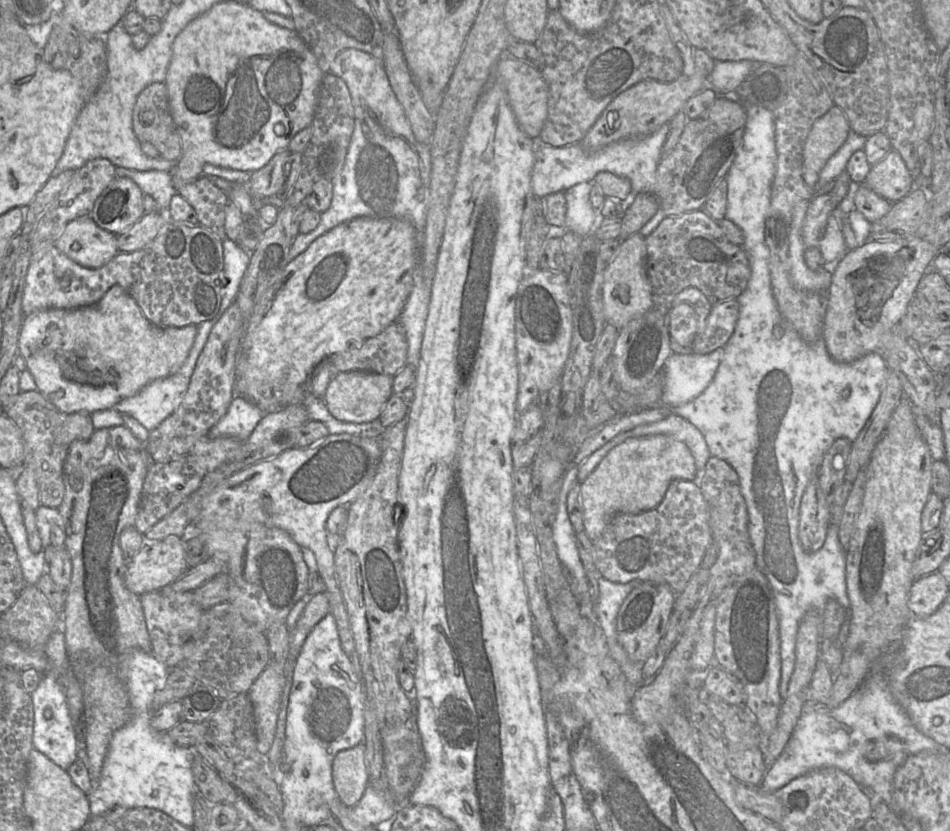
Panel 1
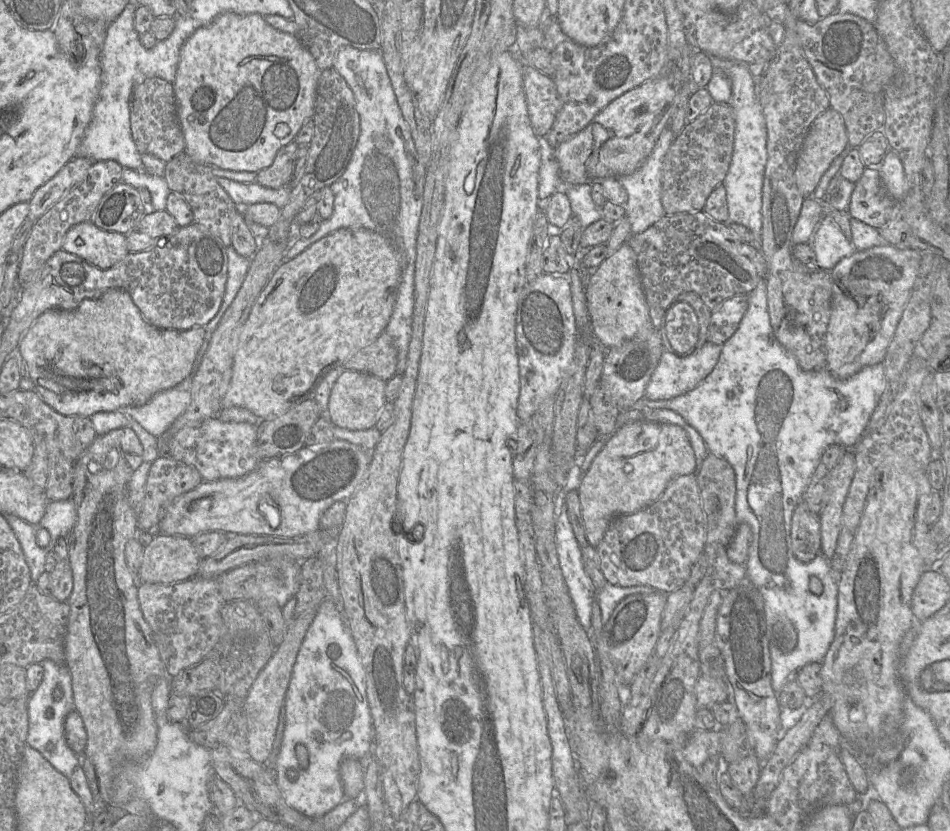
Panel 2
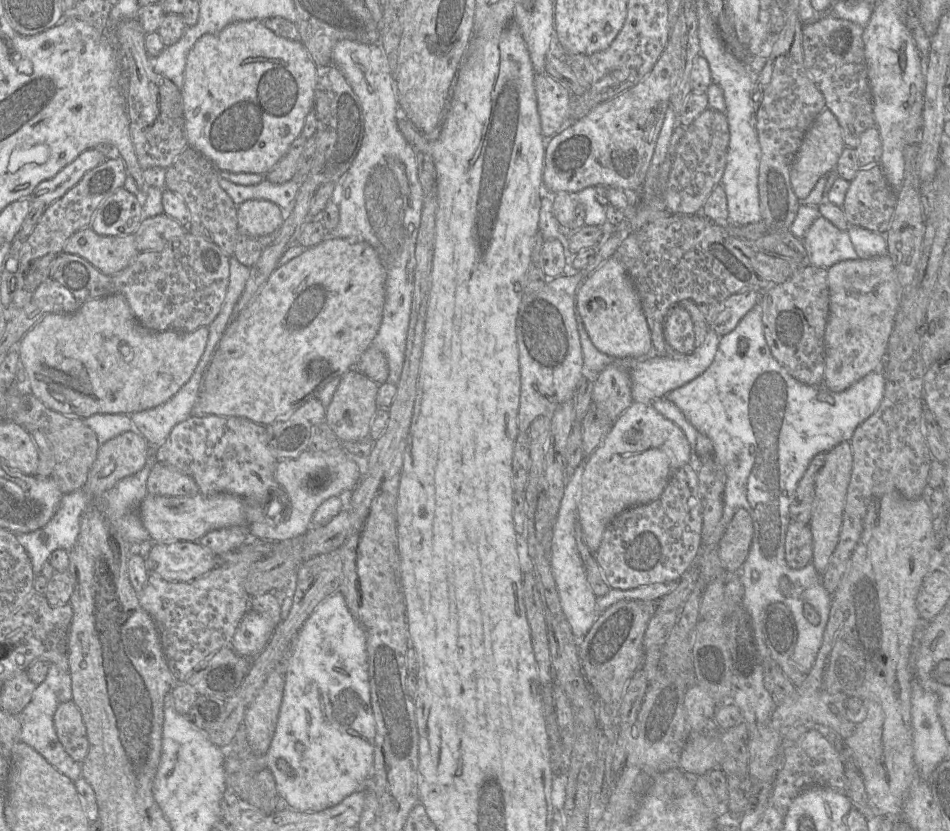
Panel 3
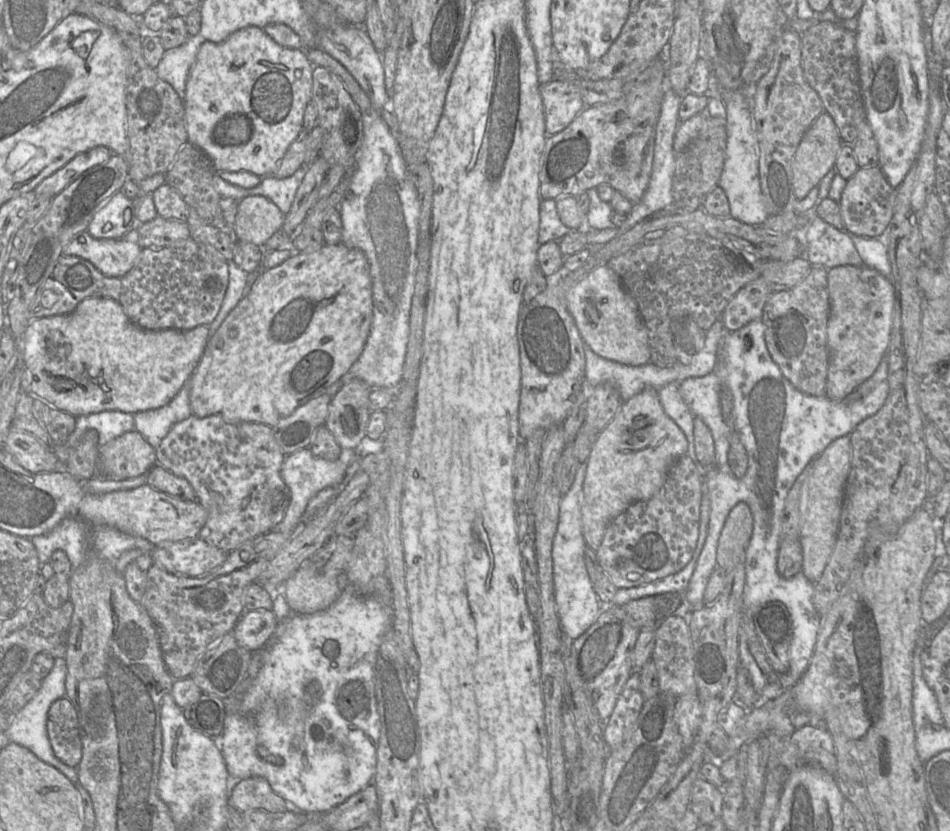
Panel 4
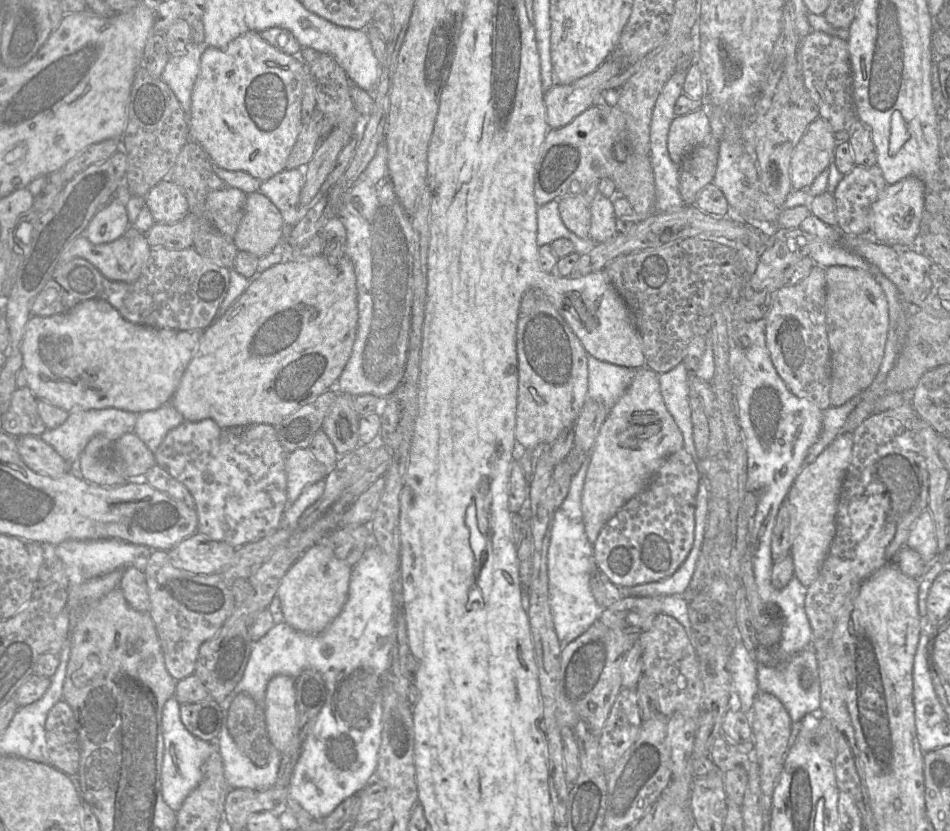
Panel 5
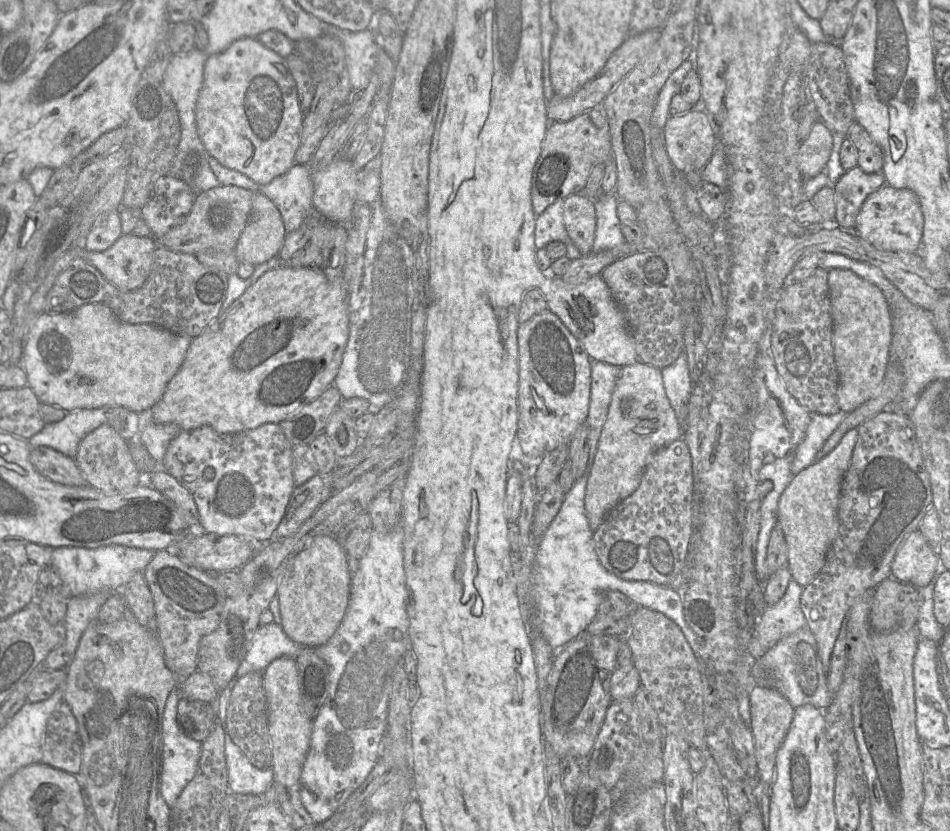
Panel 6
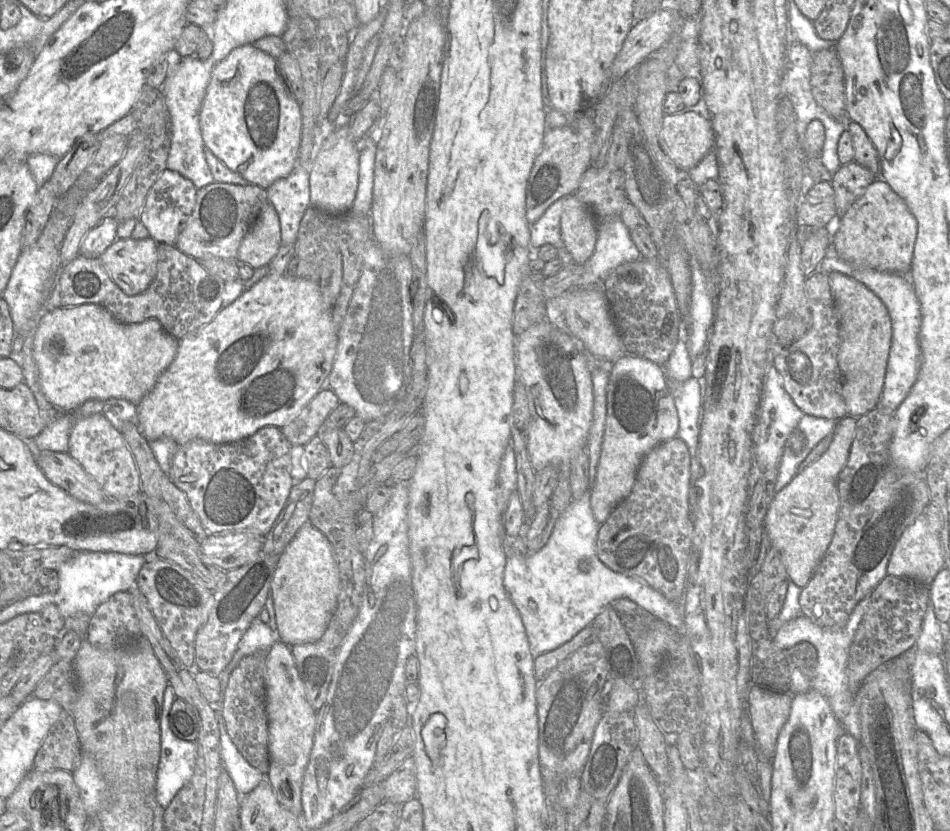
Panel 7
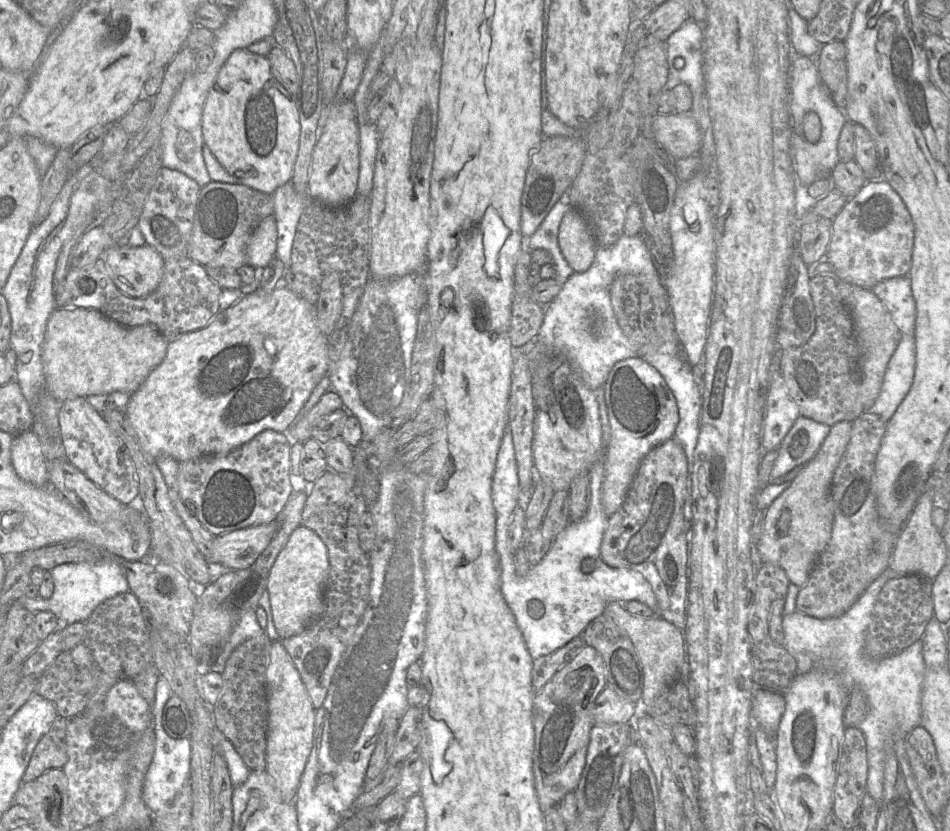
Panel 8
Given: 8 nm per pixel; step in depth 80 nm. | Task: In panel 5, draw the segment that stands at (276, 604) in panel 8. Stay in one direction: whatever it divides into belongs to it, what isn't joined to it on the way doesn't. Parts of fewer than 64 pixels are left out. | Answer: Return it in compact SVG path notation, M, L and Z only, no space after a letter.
M318 542L308 548L292 564L277 590L284 621L300 632L311 635L322 633L346 603L352 569L339 560L325 542Z

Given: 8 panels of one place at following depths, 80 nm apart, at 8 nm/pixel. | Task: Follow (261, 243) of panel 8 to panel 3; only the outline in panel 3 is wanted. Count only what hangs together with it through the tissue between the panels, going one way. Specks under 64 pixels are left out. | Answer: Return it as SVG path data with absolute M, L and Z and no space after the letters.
M247 200L237 206L239 232L254 238L276 233L285 217L278 205L267 200Z

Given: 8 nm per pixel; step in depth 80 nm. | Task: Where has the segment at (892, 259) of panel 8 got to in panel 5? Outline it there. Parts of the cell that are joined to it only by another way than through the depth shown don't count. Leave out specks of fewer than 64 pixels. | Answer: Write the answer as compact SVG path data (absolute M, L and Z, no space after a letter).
M908 176L893 185L887 185L872 204L869 213L869 231L872 237L891 246L917 247L925 210L925 183L916 176Z

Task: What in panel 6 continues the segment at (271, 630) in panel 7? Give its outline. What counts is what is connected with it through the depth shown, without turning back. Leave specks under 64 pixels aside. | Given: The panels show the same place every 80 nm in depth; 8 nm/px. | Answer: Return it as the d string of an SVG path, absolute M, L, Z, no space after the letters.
M273 618L272 623L259 625L256 629L251 646L234 678L239 679L253 671L263 672L273 660L282 656L296 659L302 648L285 634L281 624L274 623Z

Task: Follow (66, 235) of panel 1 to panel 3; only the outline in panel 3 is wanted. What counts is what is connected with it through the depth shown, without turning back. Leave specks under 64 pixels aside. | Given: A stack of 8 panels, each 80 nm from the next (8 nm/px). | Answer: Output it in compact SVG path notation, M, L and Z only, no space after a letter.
M90 226L69 237L63 252L81 256L105 275L122 271L140 253L135 246L134 234L121 237L103 236Z

